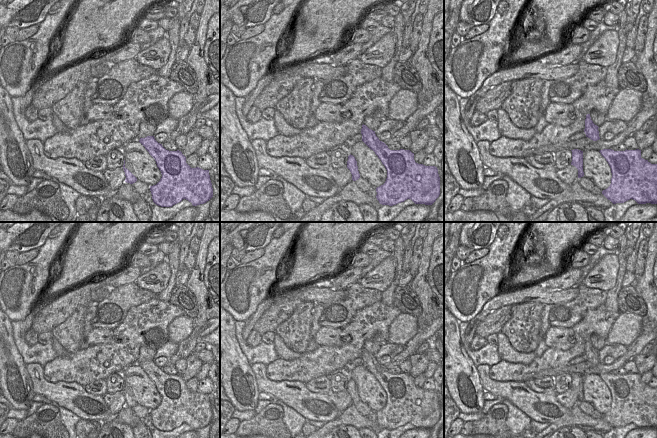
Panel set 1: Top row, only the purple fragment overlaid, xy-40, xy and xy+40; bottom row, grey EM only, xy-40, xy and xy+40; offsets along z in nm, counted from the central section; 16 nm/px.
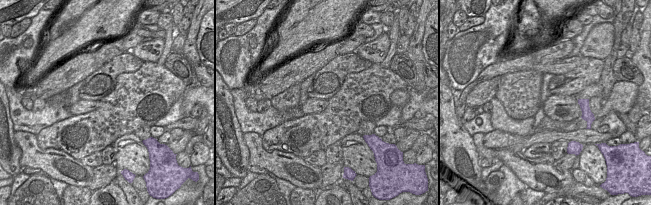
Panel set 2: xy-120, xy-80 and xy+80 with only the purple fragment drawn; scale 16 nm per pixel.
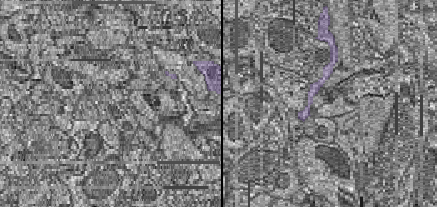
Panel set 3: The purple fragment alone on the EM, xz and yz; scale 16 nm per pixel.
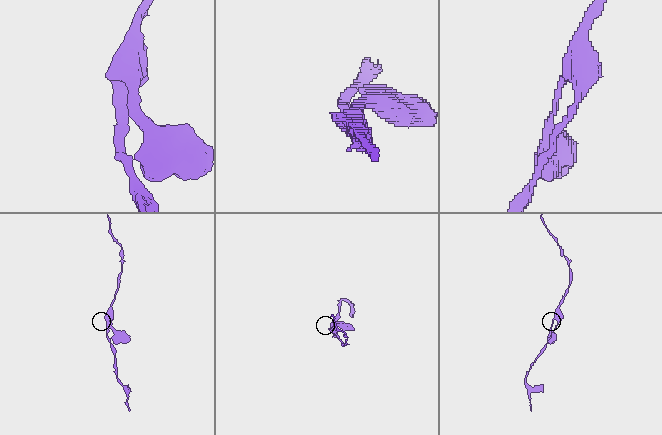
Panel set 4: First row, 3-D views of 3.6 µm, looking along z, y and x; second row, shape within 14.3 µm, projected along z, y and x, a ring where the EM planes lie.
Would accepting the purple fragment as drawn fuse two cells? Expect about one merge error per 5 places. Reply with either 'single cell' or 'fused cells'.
single cell

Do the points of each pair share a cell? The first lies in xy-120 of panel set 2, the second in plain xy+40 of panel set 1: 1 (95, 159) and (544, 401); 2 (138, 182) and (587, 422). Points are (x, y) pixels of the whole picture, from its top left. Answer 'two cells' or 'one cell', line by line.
1: two cells
2: two cells

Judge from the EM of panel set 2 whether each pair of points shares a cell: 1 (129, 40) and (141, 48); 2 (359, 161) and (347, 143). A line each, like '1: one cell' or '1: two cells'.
1: two cells
2: one cell

